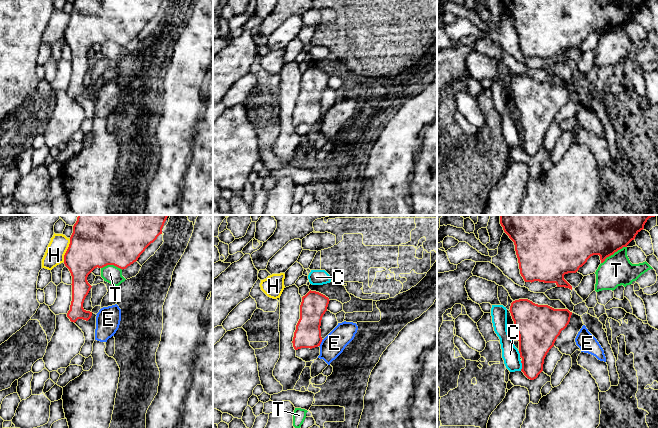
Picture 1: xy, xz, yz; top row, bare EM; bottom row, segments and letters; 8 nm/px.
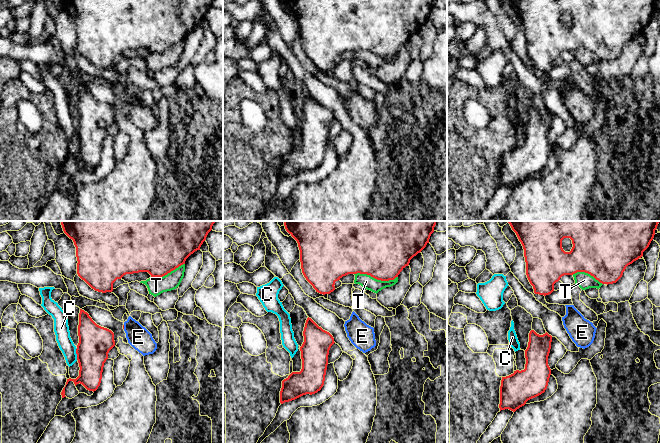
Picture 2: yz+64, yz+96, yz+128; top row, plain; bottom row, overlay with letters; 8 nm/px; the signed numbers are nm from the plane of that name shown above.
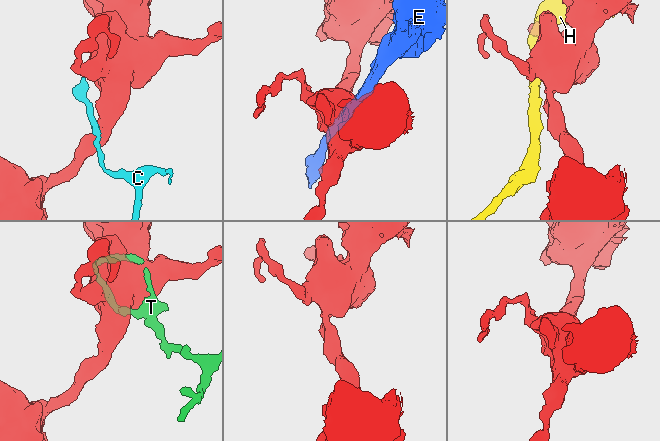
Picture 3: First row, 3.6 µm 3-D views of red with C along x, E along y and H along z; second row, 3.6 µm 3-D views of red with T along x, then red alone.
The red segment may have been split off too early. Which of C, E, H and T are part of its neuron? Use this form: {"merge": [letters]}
{"merge": []}

